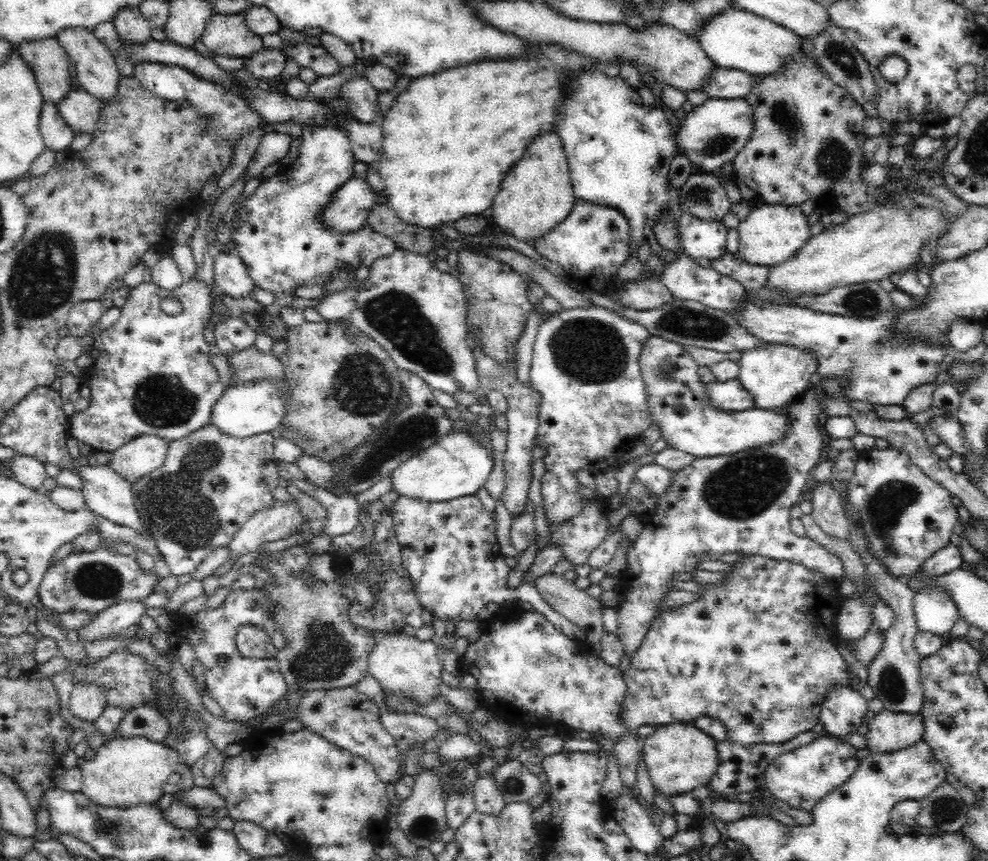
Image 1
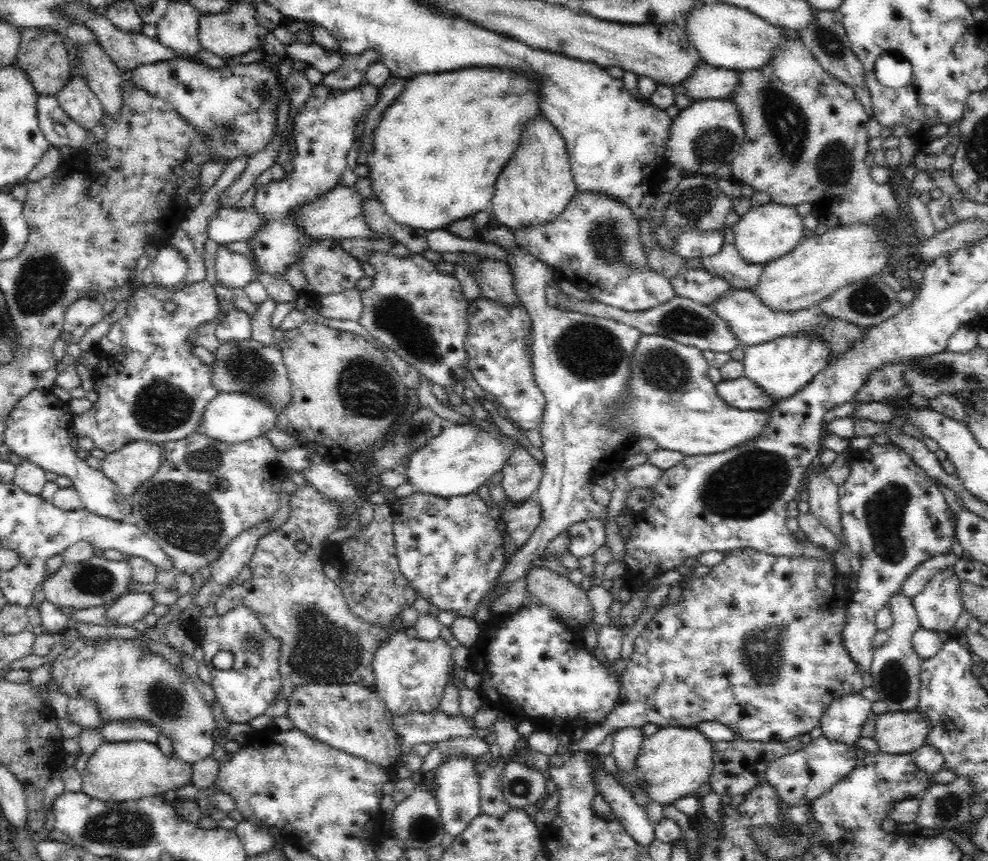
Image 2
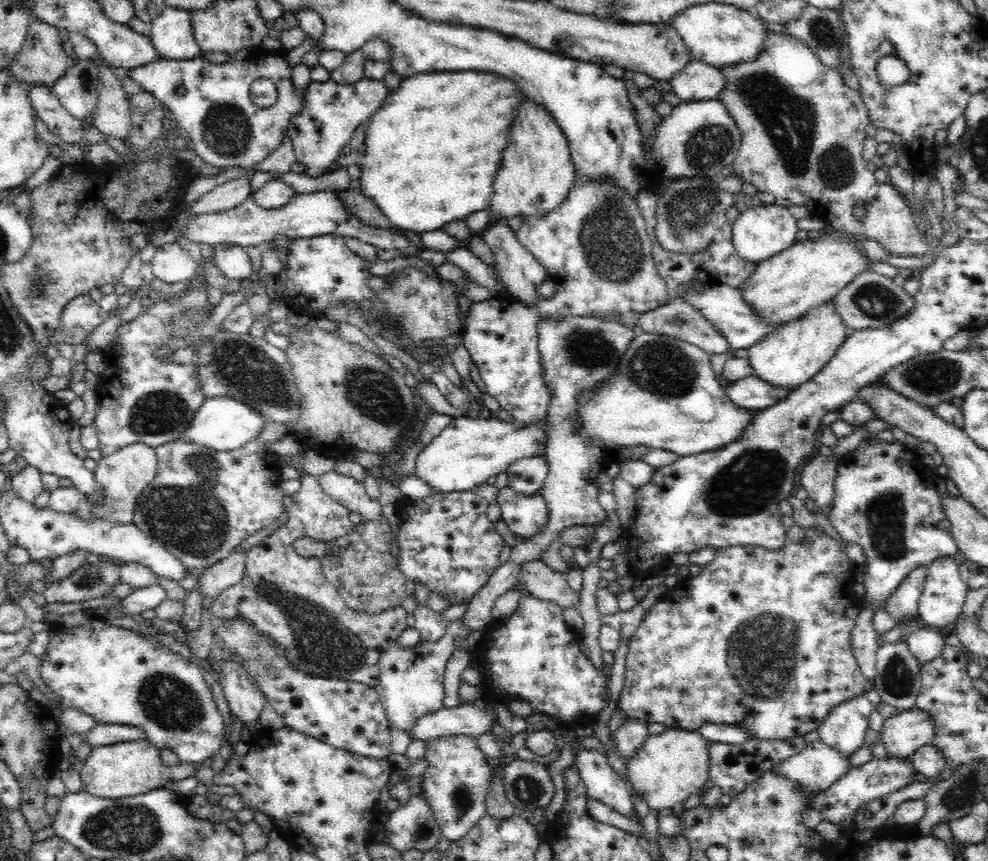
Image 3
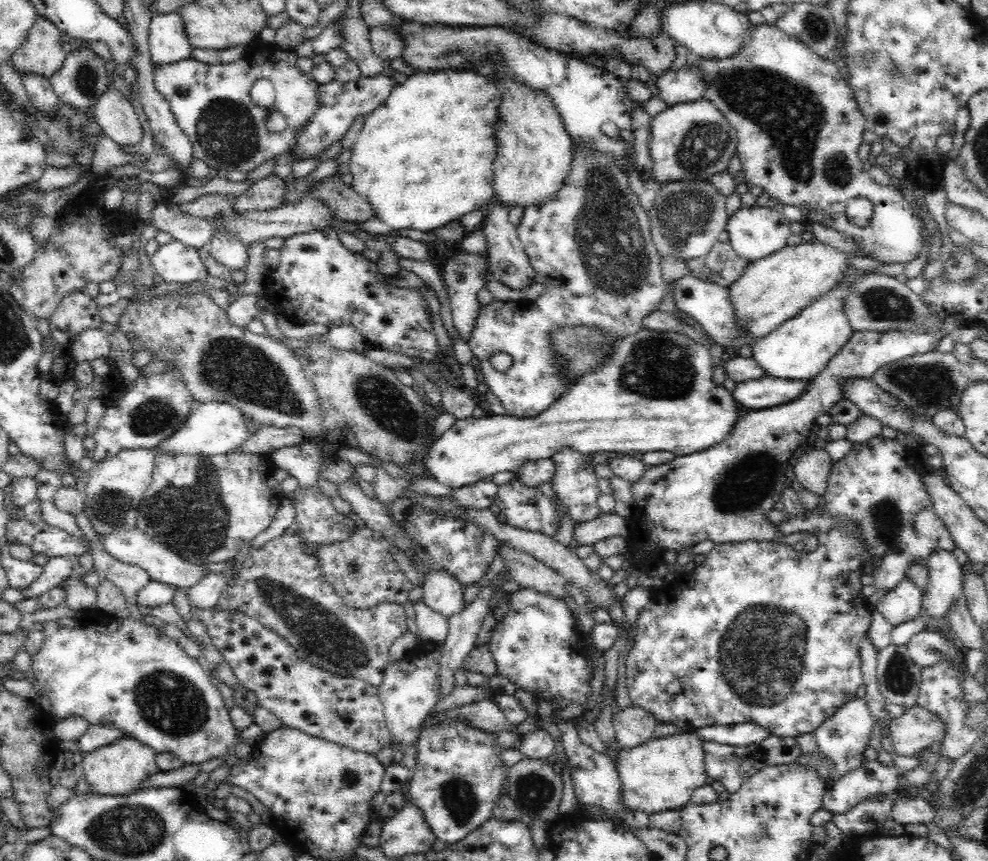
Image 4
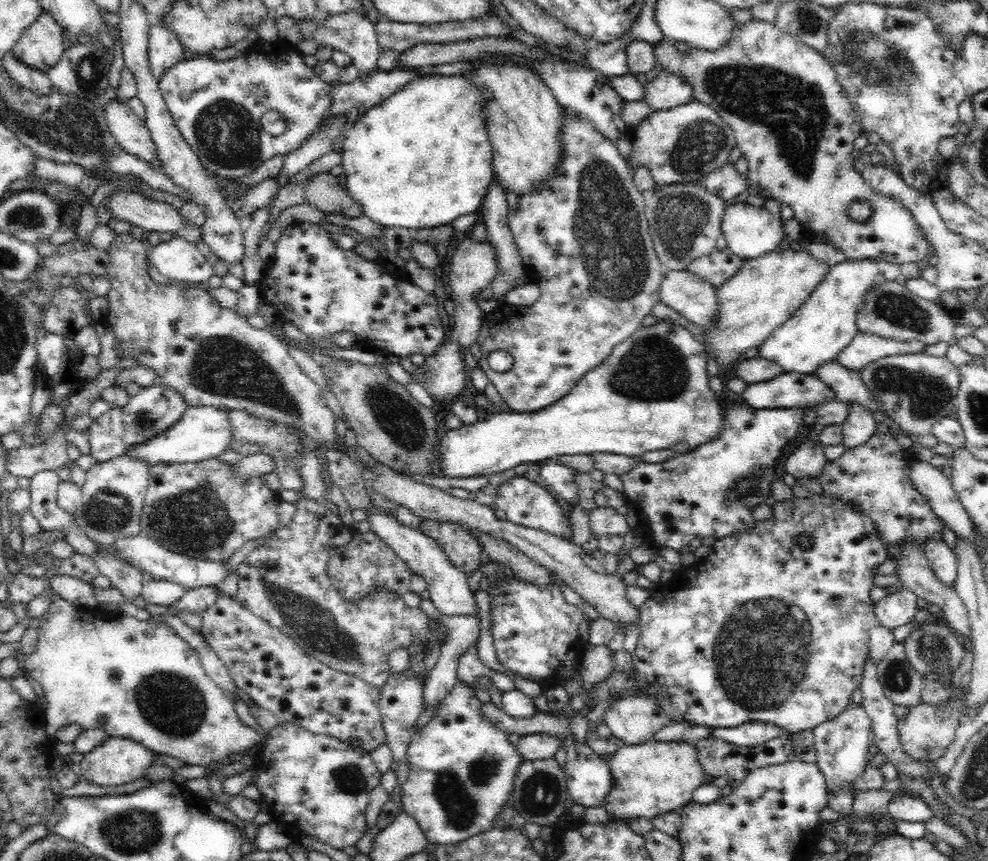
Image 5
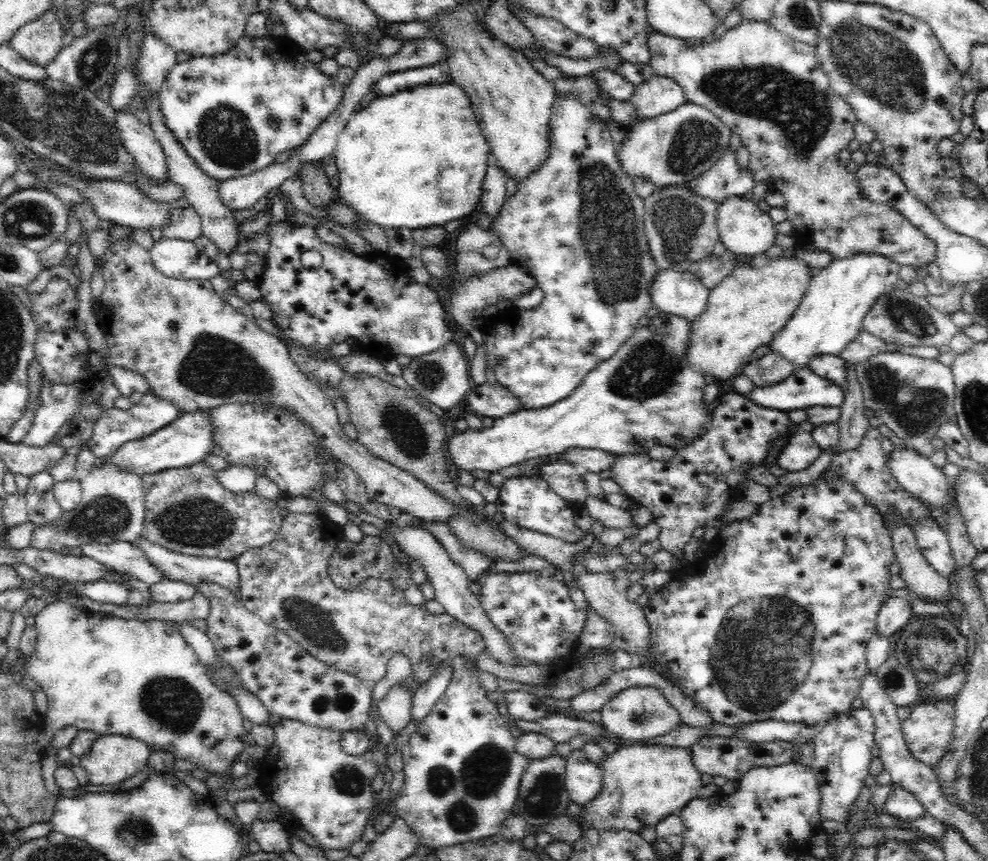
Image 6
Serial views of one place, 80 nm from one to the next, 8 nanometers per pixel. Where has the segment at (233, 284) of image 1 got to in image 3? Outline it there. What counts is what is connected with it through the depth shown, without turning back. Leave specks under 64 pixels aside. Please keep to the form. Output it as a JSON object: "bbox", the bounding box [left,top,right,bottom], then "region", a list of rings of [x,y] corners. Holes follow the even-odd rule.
{"bbox":[213,242,252,281],"region":[[[220,242],[219,245],[214,245],[213,249],[213,260],[226,278],[237,281],[249,278],[252,263],[245,247]]]}

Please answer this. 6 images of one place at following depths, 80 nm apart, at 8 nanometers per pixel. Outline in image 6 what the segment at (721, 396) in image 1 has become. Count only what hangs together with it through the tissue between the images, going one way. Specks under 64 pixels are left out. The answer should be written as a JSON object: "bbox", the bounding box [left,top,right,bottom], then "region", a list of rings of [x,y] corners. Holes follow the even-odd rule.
{"bbox":[748,368,845,410],"region":[[[800,368],[781,383],[756,387],[748,394],[760,406],[778,410],[800,410],[811,406],[841,407],[845,391],[808,368]]]}

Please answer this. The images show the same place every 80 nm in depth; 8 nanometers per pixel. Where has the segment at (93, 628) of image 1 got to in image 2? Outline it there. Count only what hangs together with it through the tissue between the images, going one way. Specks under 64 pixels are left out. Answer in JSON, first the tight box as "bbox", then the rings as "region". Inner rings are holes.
{"bbox":[107,592,154,626],"region":[[[153,592],[128,593],[114,601],[114,605],[107,610],[108,618],[116,620],[118,624],[131,626],[154,608],[154,599]]]}

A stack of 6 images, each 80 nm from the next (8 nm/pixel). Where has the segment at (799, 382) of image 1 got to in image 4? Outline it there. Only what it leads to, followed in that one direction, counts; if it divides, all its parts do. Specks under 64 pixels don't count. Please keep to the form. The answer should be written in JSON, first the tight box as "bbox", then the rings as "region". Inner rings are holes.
{"bbox":[752,263,902,380],"region":[[[882,263],[869,270],[850,268],[844,274],[844,280],[840,280],[834,288],[826,290],[820,298],[816,298],[807,308],[800,310],[795,318],[777,326],[776,330],[752,344],[753,360],[763,368],[766,376],[789,380],[813,380],[855,333],[844,313],[844,305],[845,298],[857,280],[866,275],[896,278],[898,274],[902,274],[902,266],[902,263]]]}

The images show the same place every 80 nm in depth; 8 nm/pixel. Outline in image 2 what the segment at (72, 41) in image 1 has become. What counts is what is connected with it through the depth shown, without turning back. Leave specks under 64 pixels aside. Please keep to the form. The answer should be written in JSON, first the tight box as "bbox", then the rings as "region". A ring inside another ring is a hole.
{"bbox":[77,44,124,118],"region":[[[92,44],[86,52],[77,53],[77,56],[82,58],[84,63],[80,66],[80,74],[88,81],[92,93],[96,94],[103,115],[118,118],[121,106],[124,106],[122,72],[112,63],[107,52],[99,44]]]}

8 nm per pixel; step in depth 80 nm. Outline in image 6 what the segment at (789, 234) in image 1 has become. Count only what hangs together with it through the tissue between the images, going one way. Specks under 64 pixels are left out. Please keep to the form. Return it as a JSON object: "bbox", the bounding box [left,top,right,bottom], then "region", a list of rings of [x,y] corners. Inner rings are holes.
{"bbox":[716,196,777,256],"region":[[[730,196],[716,206],[716,228],[719,234],[719,240],[726,246],[727,250],[735,255],[745,254],[746,256],[755,256],[758,253],[764,253],[774,243],[777,231],[775,223],[771,216],[764,213],[754,199],[744,199],[743,197]]]}

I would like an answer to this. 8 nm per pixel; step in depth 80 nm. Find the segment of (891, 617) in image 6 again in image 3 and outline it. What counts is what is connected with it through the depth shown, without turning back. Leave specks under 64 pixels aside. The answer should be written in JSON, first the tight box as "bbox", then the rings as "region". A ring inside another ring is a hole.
{"bbox":[882,565,928,622],"region":[[[928,565],[913,570],[913,572],[884,601],[882,609],[896,621],[906,622],[910,618],[919,618],[918,600],[923,592]]]}

